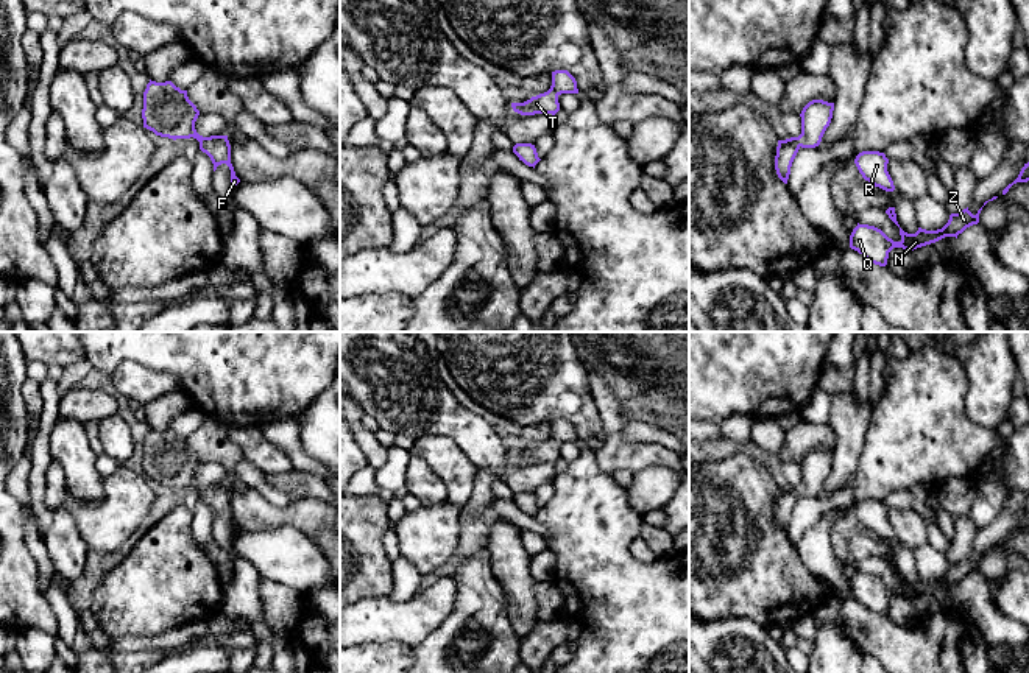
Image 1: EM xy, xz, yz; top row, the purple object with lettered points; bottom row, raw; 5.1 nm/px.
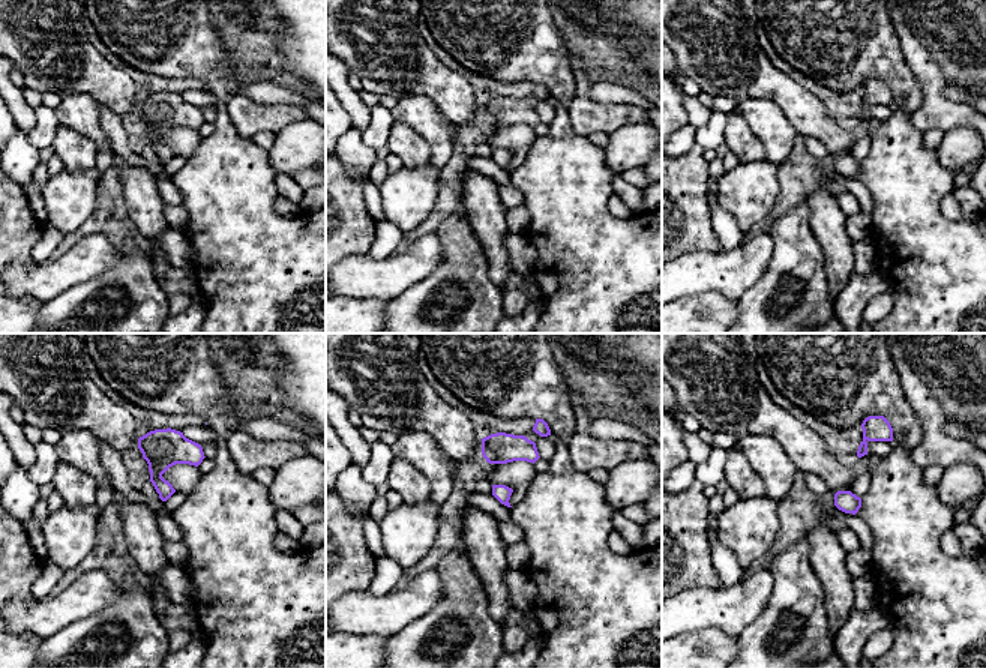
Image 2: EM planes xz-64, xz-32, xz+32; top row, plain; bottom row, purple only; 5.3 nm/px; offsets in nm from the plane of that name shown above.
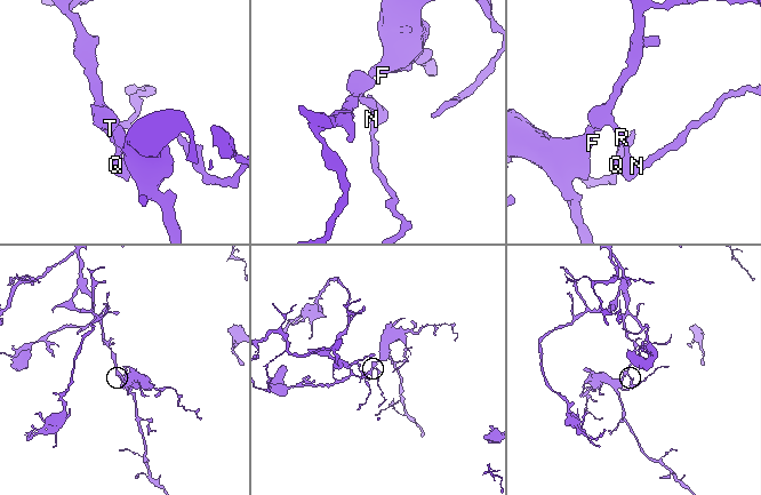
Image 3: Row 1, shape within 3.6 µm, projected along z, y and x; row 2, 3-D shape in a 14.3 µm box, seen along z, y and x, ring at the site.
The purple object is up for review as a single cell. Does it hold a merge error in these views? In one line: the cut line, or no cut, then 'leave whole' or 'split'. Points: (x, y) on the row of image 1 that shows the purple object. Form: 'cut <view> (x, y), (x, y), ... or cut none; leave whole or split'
cut none; leave whole

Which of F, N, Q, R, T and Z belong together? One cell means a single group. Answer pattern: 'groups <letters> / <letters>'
groups F N Q R T Z

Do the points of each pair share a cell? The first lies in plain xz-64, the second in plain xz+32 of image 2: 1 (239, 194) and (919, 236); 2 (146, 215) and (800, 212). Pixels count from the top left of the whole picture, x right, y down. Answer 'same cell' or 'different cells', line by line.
1: same cell
2: different cells

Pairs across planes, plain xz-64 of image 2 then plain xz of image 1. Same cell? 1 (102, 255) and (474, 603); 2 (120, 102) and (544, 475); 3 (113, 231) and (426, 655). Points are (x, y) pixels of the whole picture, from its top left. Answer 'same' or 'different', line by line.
1: different
2: same
3: same

